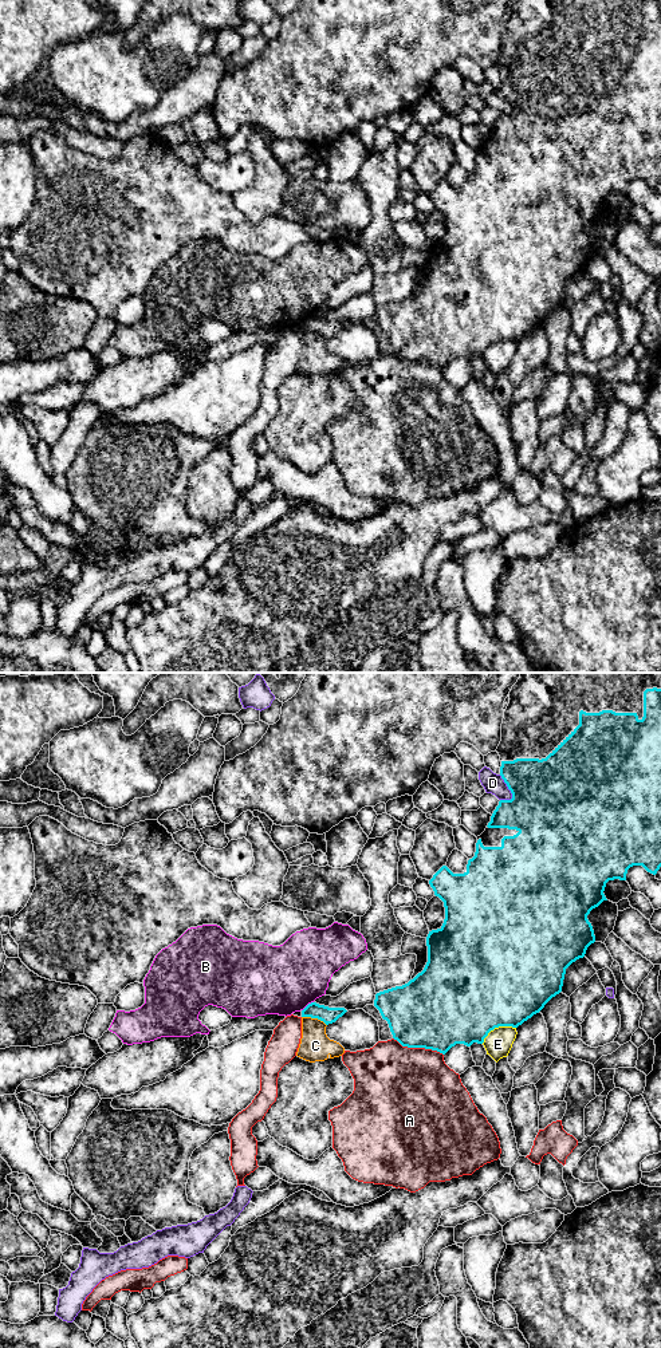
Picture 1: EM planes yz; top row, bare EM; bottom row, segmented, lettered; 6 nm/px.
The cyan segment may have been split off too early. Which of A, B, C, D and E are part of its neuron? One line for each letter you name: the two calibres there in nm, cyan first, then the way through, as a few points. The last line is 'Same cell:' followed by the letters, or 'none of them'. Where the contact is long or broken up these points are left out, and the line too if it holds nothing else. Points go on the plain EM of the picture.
Same cell: none of them

